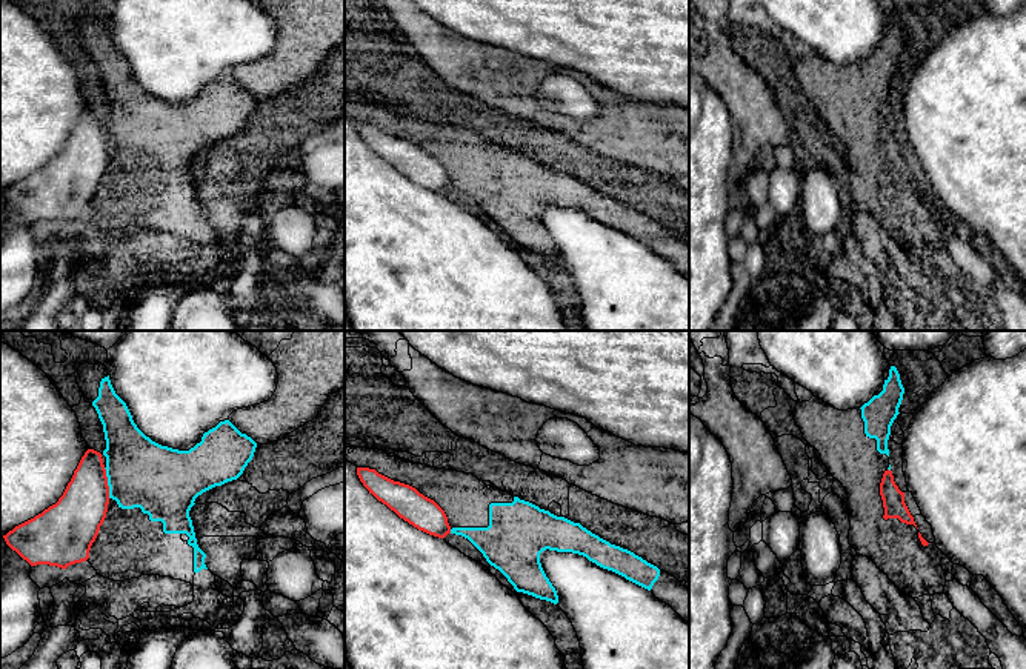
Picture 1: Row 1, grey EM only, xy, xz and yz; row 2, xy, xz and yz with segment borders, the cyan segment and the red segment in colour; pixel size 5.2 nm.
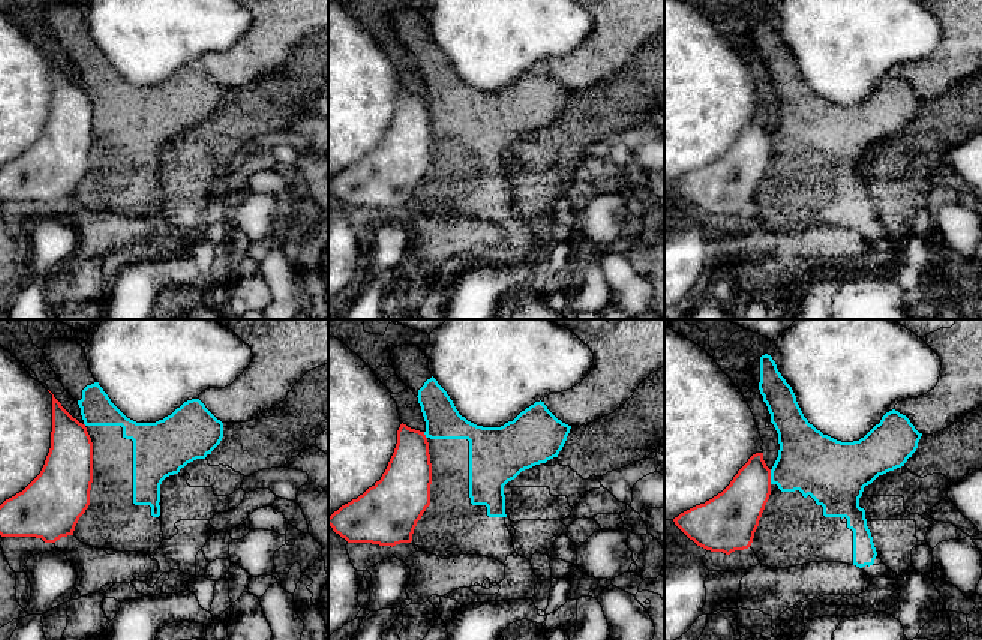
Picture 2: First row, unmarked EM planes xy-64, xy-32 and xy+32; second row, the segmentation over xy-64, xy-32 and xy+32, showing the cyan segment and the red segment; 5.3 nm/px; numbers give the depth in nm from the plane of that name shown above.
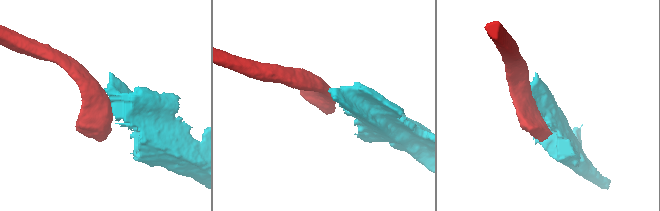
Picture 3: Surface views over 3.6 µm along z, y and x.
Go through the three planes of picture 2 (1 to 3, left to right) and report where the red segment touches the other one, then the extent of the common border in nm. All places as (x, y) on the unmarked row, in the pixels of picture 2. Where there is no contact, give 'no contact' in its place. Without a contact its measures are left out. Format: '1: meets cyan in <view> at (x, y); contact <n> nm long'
1: no contact
2: meets cyan in xy-32 at (425, 98); contact 40 nm long
3: meets cyan in xy+32 at (771, 141); contact 80 nm long

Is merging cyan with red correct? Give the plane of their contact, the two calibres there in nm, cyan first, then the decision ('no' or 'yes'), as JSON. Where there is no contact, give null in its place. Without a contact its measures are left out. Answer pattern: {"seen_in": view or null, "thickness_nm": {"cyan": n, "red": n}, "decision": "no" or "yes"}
{"seen_in": "xy", "thickness_nm": {"cyan": 360, "red": 260}, "decision": "no"}

